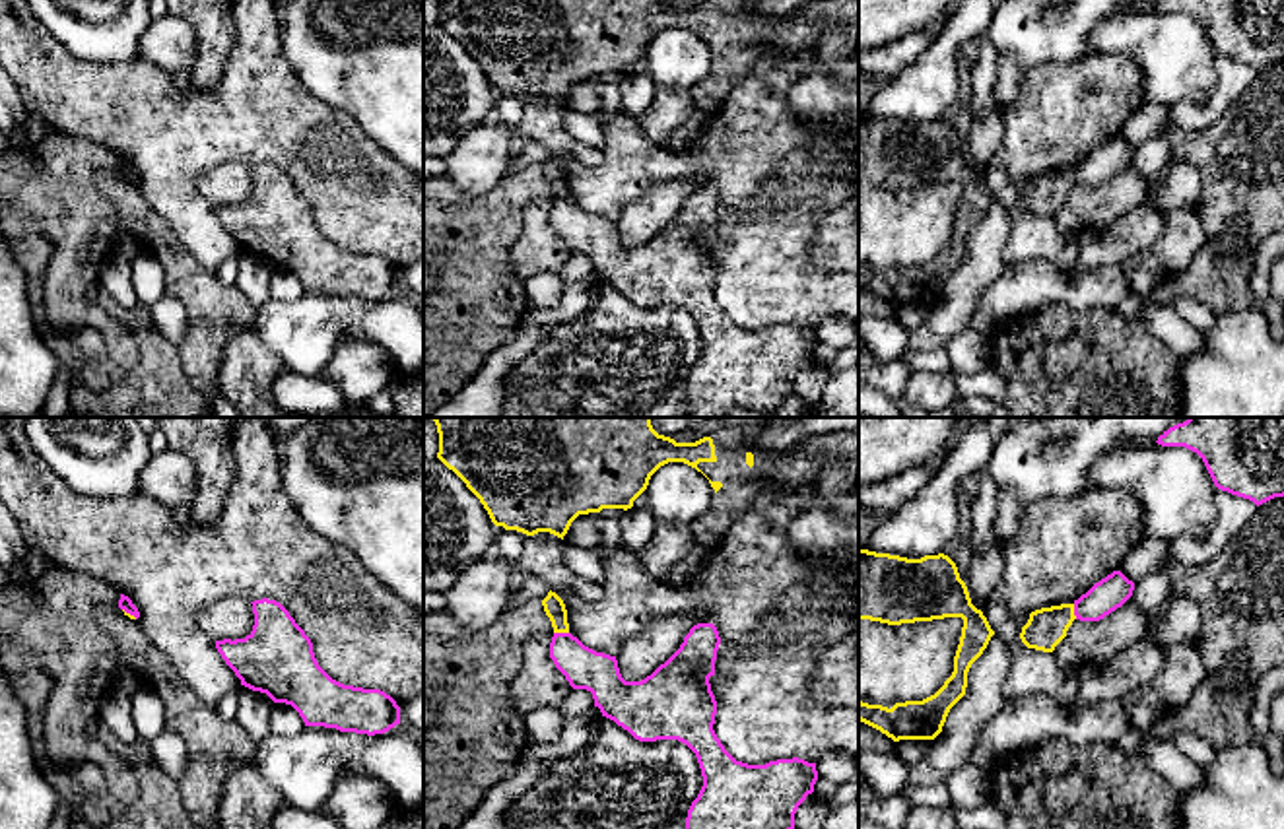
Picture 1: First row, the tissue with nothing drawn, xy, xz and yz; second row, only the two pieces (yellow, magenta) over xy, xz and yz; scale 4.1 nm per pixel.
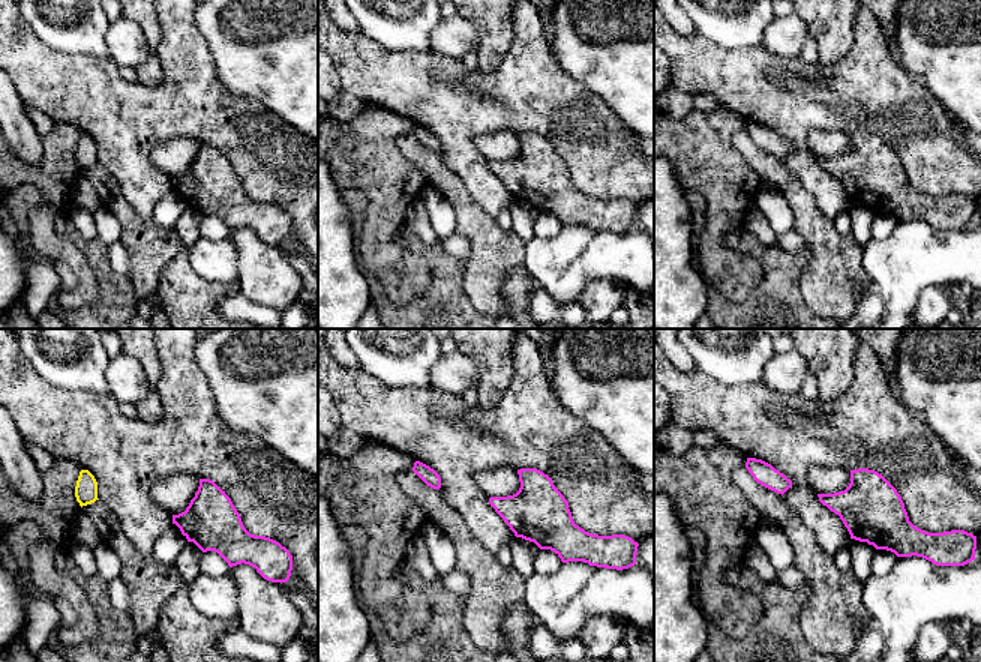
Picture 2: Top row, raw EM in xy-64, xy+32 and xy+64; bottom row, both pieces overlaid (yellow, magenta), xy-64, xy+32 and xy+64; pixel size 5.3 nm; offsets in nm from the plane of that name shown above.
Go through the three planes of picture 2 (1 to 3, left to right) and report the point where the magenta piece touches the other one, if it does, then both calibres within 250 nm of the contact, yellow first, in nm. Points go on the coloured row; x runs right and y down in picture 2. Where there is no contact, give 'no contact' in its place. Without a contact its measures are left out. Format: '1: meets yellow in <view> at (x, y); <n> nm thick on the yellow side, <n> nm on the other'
1: no contact
2: no contact
3: no contact

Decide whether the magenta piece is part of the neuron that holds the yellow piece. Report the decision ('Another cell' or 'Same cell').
Another cell

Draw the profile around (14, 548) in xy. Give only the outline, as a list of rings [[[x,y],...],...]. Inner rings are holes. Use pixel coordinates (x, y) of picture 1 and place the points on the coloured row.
[[[0,501],[0,567],[8,577],[23,586],[31,586],[37,579],[27,577],[23,571],[23,561],[31,547],[23,532],[19,530],[10,509]]]

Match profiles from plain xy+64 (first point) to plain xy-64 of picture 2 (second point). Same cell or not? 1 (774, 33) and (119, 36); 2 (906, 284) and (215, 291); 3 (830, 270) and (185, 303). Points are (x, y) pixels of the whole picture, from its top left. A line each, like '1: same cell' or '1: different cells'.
1: same cell
2: different cells
3: different cells

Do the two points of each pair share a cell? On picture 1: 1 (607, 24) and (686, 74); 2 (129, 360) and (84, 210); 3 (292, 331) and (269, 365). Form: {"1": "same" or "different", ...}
{"1": "different", "2": "same", "3": "different"}

